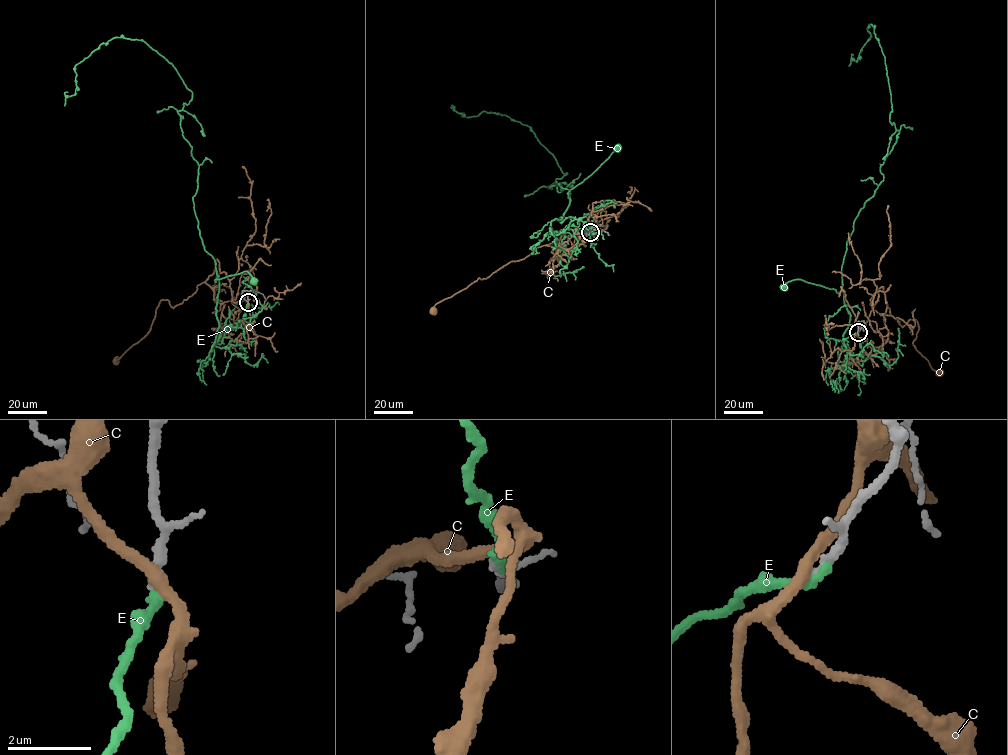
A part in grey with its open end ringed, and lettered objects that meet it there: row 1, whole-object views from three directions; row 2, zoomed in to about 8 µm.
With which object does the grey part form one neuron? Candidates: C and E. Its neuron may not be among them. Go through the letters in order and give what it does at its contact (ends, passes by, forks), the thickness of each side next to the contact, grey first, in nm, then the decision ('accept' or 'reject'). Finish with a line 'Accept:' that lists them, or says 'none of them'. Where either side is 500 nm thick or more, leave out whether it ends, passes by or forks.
C: it passes by; calibres 240 and 280 nm; reject
E: it ends; calibres 260 and 260 nm; accept
Accept: E

